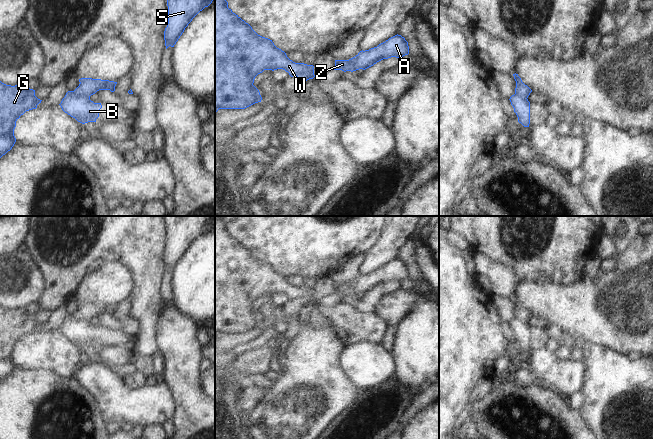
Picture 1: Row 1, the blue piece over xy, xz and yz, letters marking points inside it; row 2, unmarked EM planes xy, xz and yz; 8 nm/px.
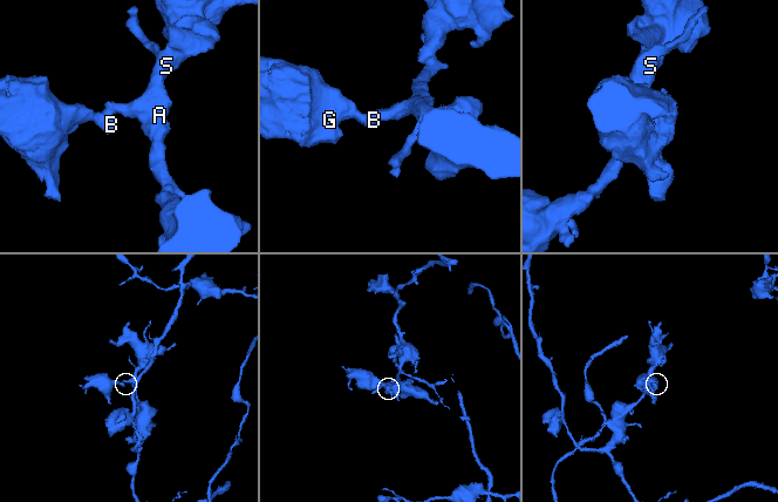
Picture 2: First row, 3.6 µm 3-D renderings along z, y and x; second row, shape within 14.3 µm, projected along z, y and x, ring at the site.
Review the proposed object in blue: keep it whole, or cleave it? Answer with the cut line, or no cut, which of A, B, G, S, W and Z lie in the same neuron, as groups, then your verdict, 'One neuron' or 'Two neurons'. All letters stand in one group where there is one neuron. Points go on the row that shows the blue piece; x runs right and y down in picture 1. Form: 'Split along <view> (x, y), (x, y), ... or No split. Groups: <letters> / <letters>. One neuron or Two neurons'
Split along xz (313, 69), (308, 73), (296, 75). Groups: A S Z / B G W. Two neurons

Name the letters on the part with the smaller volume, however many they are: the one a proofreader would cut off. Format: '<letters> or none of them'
B, G, W

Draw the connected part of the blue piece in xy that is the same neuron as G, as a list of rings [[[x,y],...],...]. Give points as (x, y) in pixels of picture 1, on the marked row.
[[[0,81],[0,158],[12,149],[16,142],[16,121],[26,111],[36,109],[42,100],[27,85],[6,85]]]

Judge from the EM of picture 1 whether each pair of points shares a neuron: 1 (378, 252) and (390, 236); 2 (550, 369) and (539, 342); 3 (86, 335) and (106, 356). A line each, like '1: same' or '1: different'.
1: same
2: different
3: different

